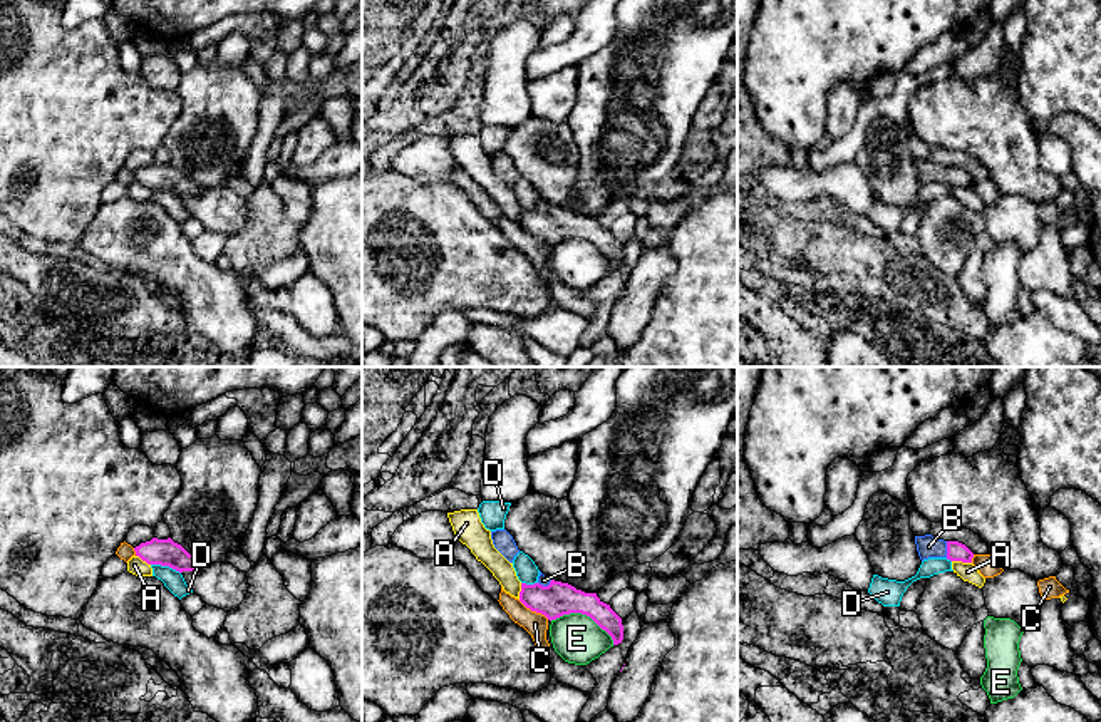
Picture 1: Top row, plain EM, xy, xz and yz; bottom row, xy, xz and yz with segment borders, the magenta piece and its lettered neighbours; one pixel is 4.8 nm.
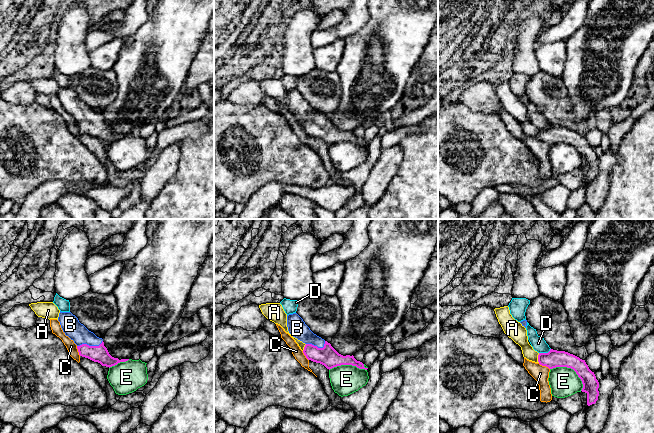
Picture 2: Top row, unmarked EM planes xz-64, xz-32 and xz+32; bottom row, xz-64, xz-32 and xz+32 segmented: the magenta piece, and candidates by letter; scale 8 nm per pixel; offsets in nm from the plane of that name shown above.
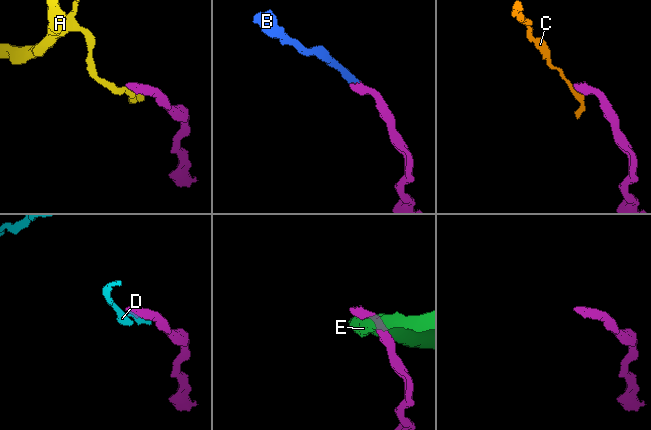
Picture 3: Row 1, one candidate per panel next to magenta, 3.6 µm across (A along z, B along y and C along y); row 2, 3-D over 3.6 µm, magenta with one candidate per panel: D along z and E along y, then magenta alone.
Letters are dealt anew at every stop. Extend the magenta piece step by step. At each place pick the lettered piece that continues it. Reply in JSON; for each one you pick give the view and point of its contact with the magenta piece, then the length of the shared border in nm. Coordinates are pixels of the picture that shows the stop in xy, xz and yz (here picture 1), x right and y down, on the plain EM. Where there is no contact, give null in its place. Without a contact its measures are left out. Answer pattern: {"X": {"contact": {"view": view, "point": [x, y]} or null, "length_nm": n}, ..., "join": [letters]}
{"B": {"contact": {"view": "yz", "point": [947, 175]}, "length_nm": 80}, "join": ["B"]}

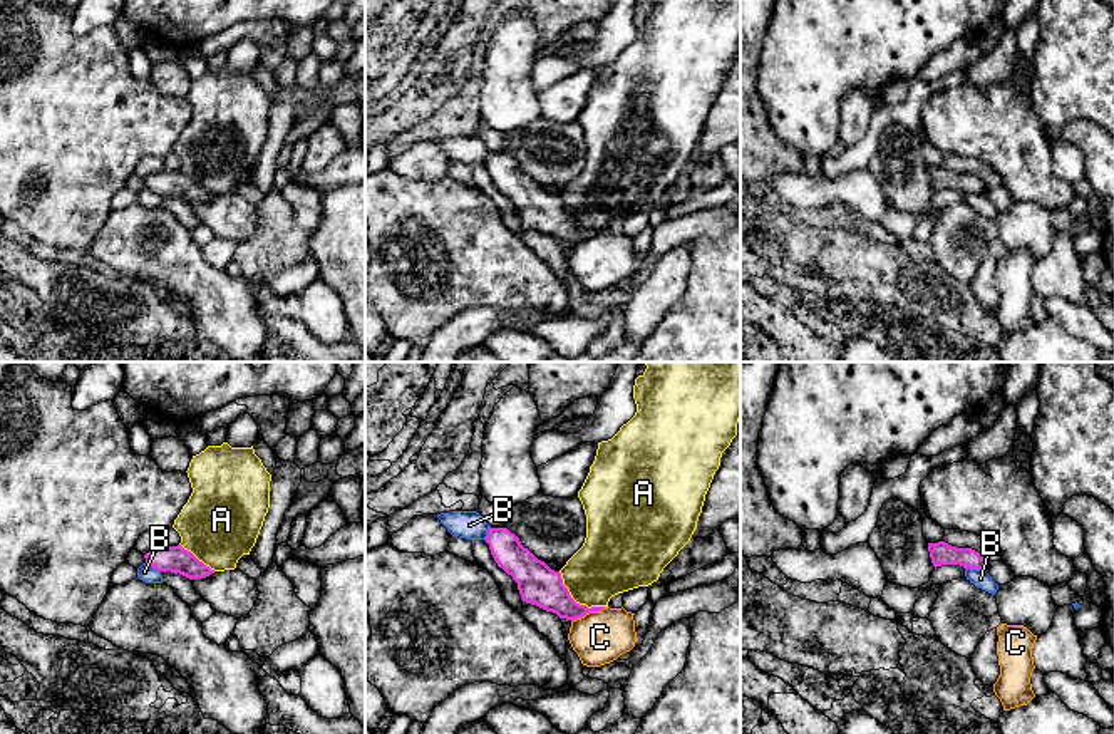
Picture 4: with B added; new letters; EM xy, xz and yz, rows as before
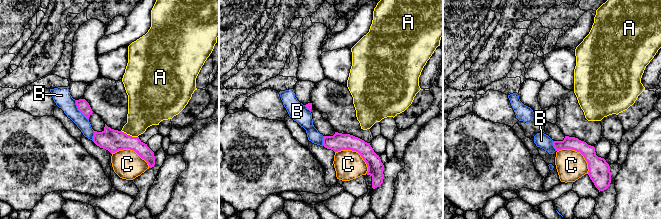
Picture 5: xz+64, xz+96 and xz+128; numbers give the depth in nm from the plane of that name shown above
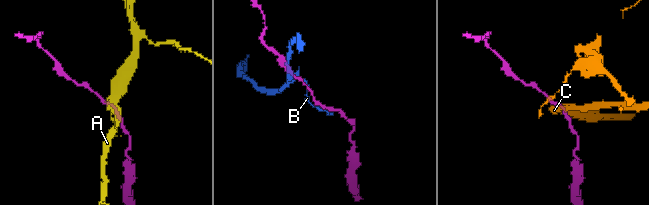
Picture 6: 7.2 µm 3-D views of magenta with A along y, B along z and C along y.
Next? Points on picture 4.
{"join": []}

